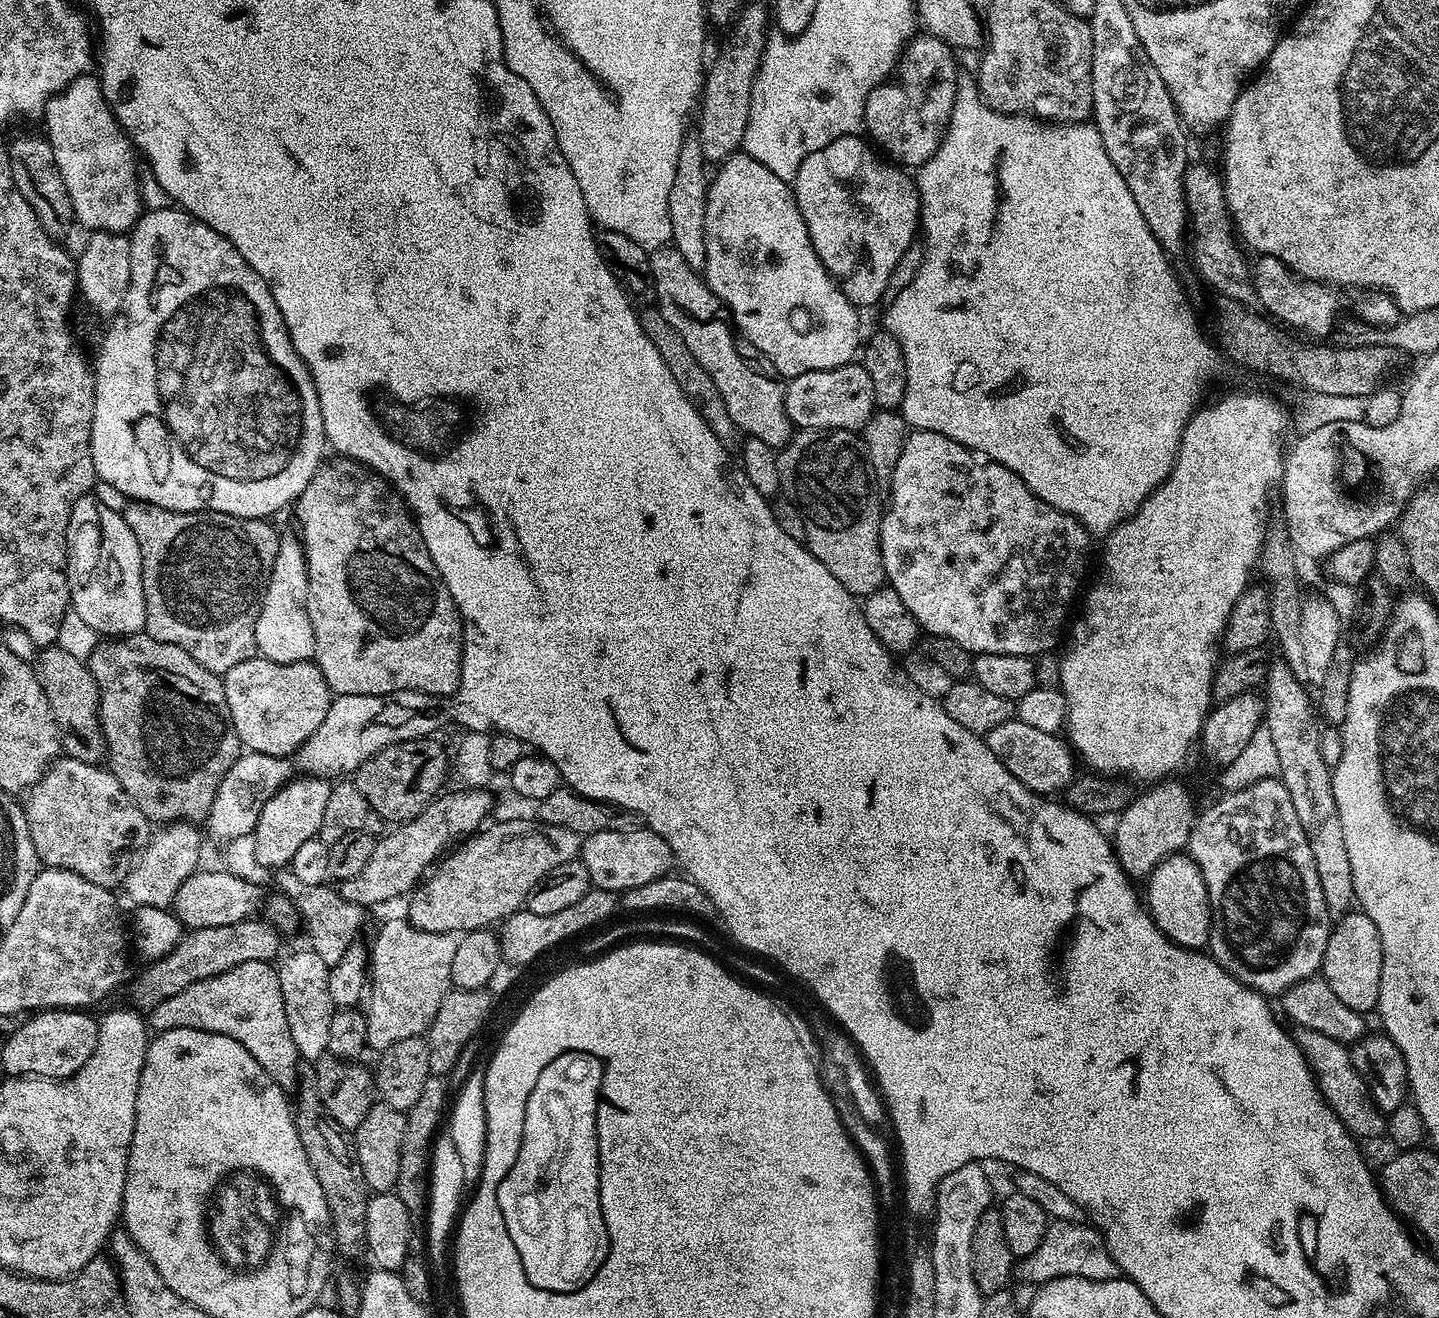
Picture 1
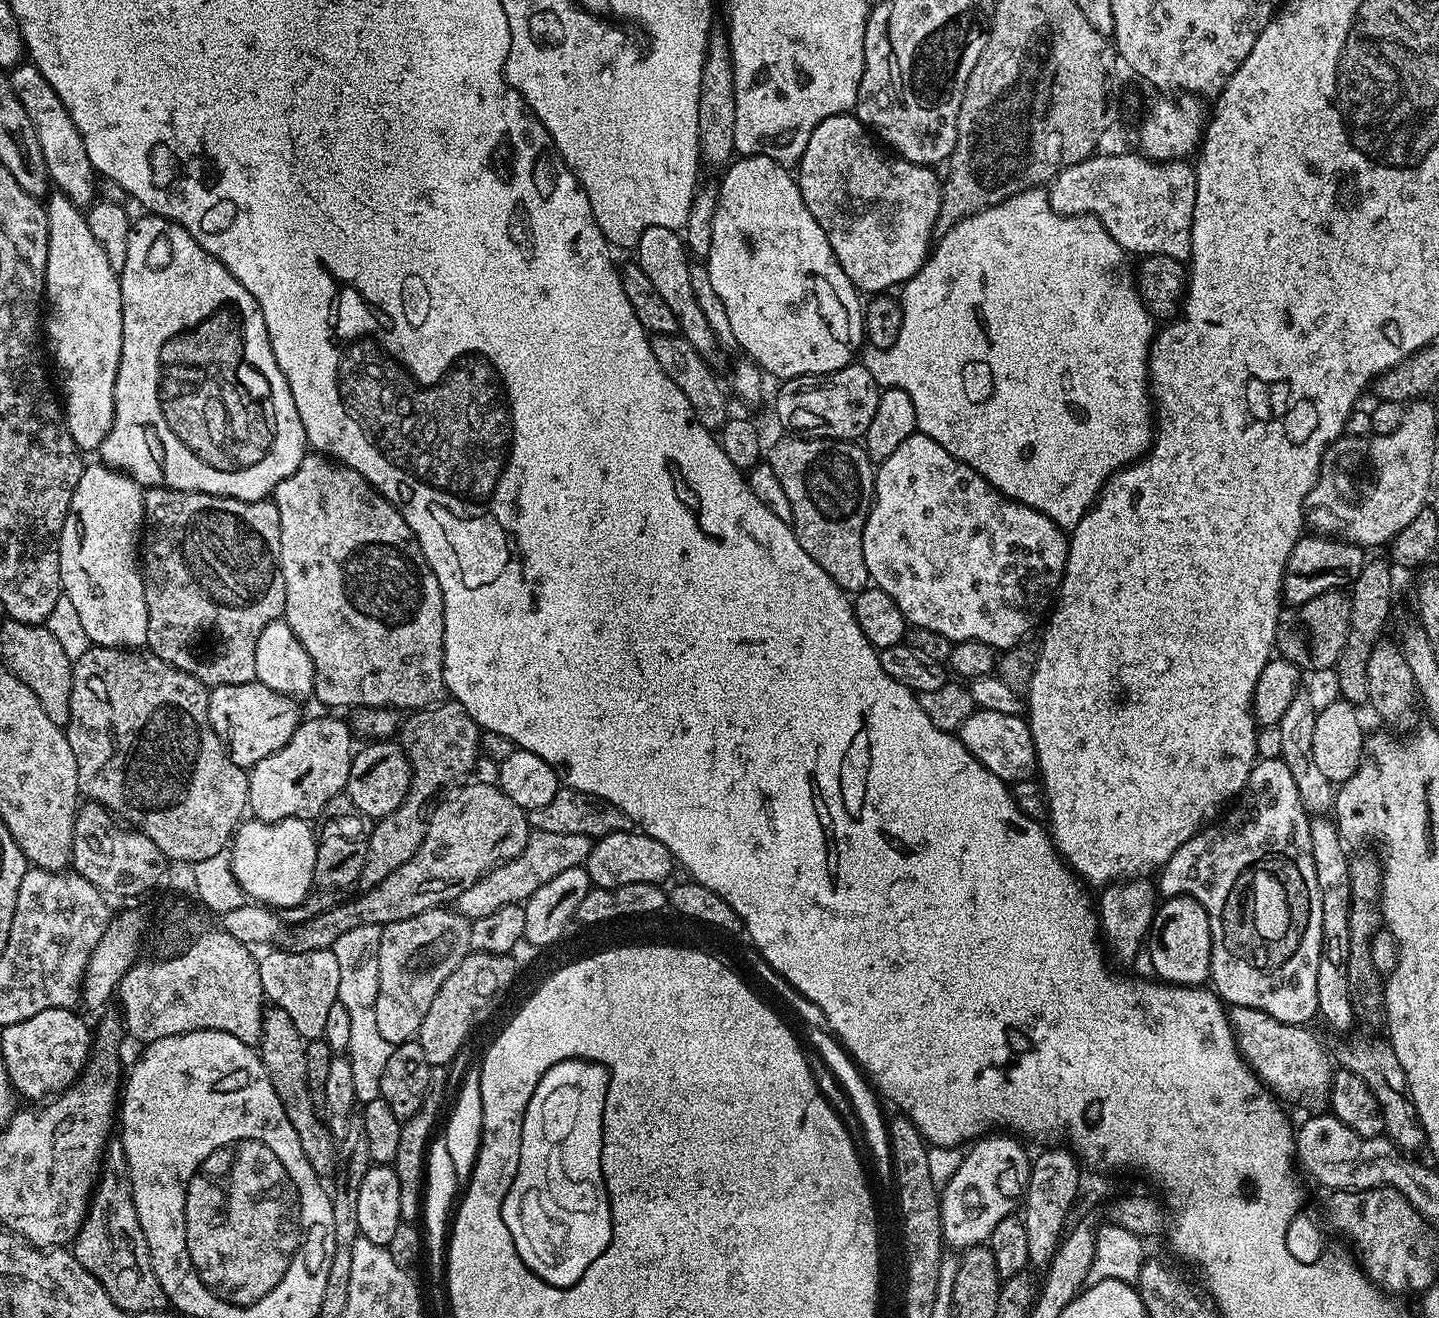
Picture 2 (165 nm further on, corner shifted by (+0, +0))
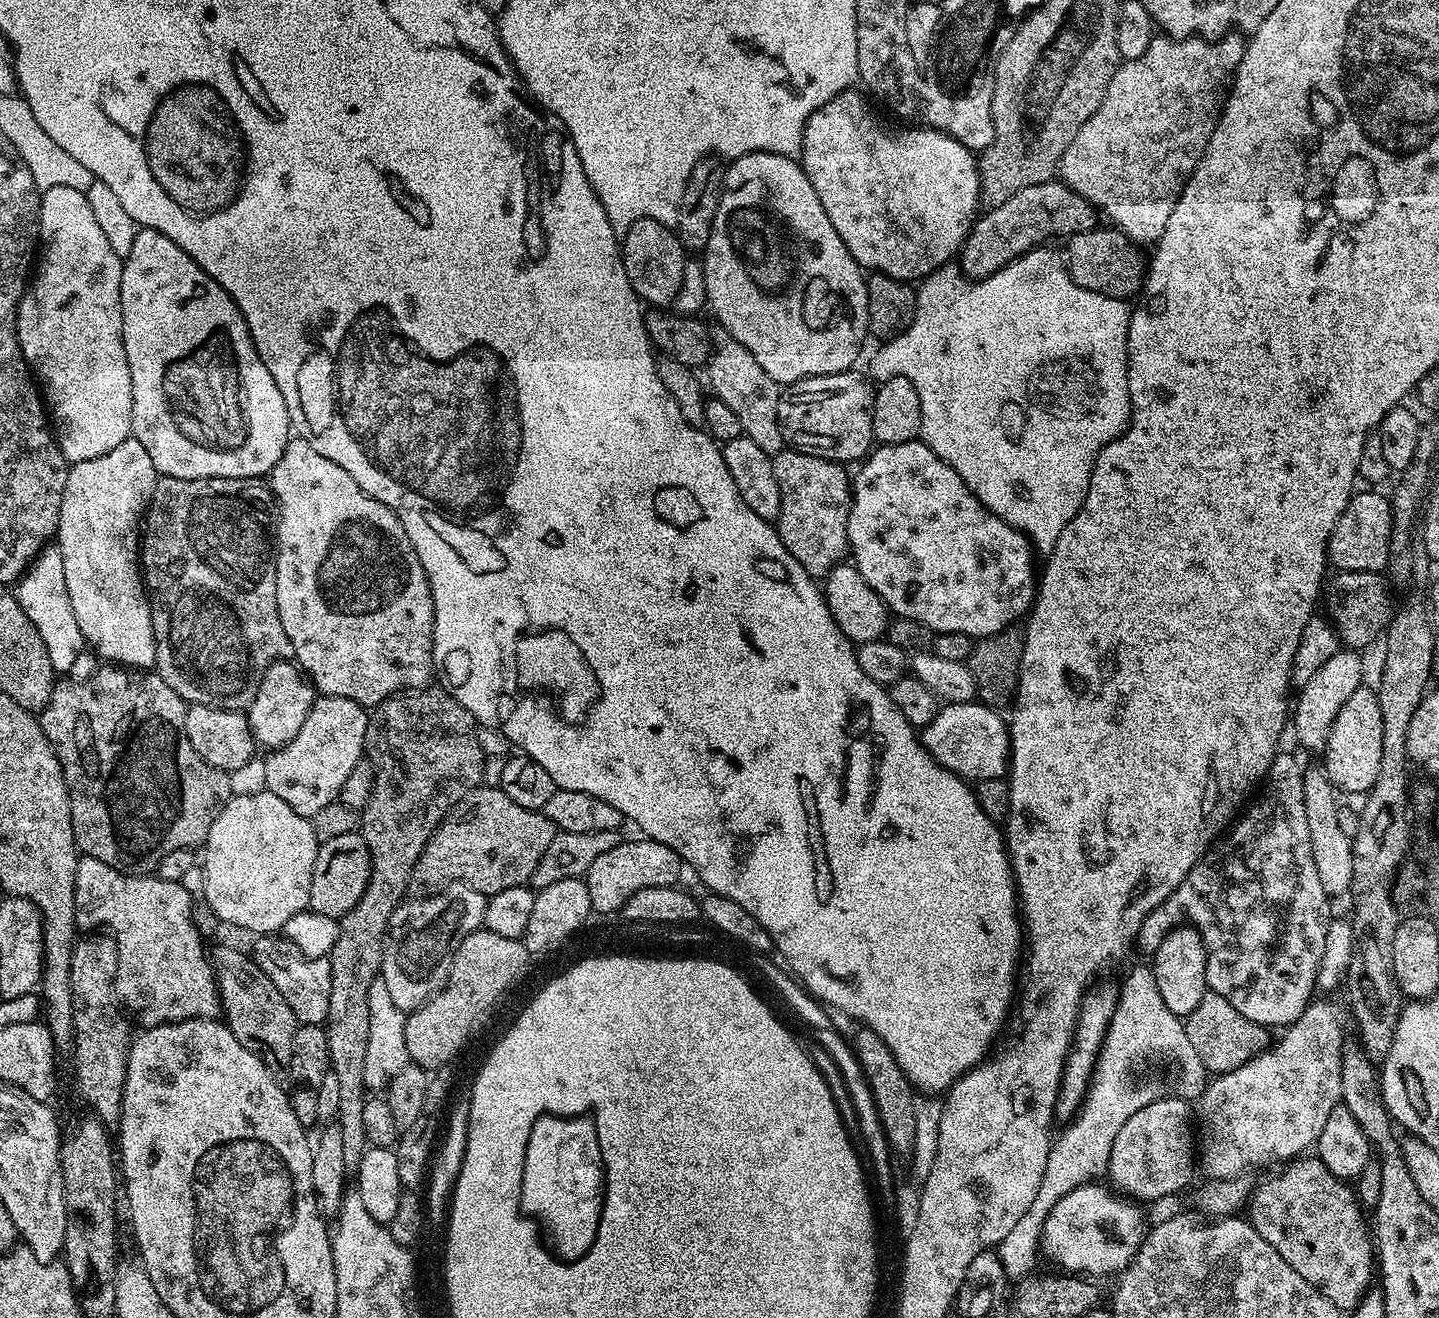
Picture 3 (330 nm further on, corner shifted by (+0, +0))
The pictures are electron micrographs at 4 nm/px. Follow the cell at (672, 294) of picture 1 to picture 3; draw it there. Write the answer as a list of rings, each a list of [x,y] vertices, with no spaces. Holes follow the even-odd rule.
[[[650,218],[636,220],[622,237],[620,257],[626,270],[626,278],[632,280],[632,289],[641,301],[652,306],[664,306],[673,300],[682,286],[682,274],[686,249],[675,231],[662,222]]]

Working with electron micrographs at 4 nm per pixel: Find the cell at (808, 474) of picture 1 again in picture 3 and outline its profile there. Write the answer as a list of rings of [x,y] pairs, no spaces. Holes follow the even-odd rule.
[[[785,447],[783,452],[772,457],[774,478],[778,478],[778,490],[782,490],[782,510],[780,517],[774,522],[774,527],[780,533],[782,542],[798,562],[814,578],[827,576],[834,566],[838,566],[849,555],[848,519],[852,509],[852,480],[843,463],[826,458],[811,456],[805,452],[798,452],[795,448]]]

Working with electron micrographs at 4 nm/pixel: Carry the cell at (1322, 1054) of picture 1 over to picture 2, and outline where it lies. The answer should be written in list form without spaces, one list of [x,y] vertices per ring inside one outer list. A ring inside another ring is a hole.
[[[1250,1006],[1229,1007],[1228,1021],[1232,1023],[1240,1055],[1277,1097],[1297,1100],[1312,1114],[1323,1113],[1329,1107],[1334,1060],[1329,1049],[1327,1052],[1323,1042],[1311,1032],[1311,1027],[1278,1022],[1278,1018],[1270,1018],[1270,1014],[1262,1014],[1262,1010]]]

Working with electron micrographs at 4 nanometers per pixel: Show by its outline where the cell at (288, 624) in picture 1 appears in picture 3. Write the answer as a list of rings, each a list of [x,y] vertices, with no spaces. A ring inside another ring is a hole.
[[[291,659],[275,660],[266,674],[262,674],[258,694],[254,694],[254,702],[250,702],[246,709],[253,741],[259,747],[261,744],[264,750],[285,748],[294,734],[302,730],[302,722],[306,722],[306,714],[310,714],[310,706],[316,701],[317,695],[308,677]]]

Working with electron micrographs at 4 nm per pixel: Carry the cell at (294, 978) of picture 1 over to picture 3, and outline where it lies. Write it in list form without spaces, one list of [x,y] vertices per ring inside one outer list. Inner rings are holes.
[[[256,938],[250,947],[250,955],[256,965],[278,986],[278,994],[286,998],[290,1010],[294,1010],[300,1024],[323,1025],[328,1019],[330,1010],[330,986],[332,985],[332,971],[327,958],[319,956],[310,958],[294,946],[294,942],[283,938]]]

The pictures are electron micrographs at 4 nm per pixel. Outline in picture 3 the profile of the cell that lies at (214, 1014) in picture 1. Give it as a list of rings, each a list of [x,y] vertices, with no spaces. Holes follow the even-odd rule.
[[[81,855],[76,861],[74,874],[74,902],[76,922],[81,929],[107,929],[116,941],[116,998],[121,1009],[135,1023],[137,1020],[140,1026],[153,1028],[183,1020],[215,1020],[221,1015],[220,991],[216,985],[210,952],[207,947],[204,949],[205,937],[194,923],[193,896],[181,882],[166,882],[155,874],[125,876],[106,866],[106,862],[98,862],[98,858]]]

